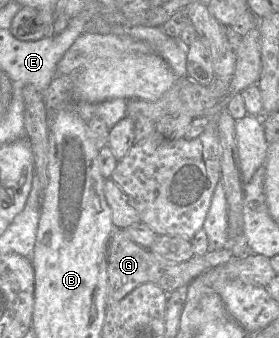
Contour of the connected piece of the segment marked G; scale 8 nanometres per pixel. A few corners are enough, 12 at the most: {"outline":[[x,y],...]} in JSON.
{"outline":[[115,228],[107,247],[106,309],[140,284],[170,293],[232,257],[244,237],[175,262]]}

